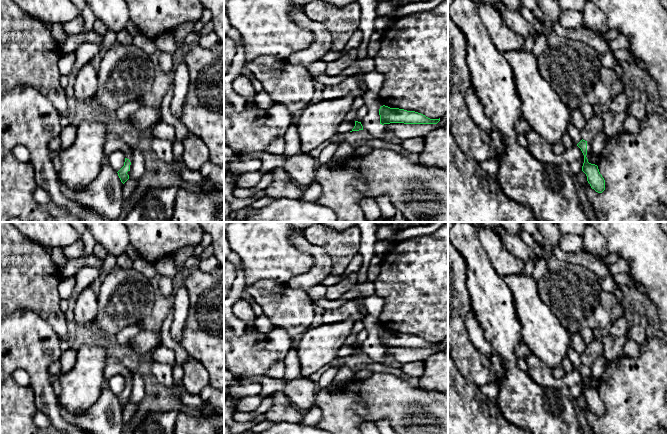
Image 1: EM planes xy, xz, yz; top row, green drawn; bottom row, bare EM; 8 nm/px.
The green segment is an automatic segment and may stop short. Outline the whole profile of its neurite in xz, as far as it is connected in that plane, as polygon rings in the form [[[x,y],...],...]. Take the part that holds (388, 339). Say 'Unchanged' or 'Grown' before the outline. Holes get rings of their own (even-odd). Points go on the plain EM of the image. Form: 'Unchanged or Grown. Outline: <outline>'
Unchanged. Outline: [[[381,330],[379,333],[380,348],[404,347],[404,348],[437,348],[439,343],[430,343],[425,339],[399,332]]]

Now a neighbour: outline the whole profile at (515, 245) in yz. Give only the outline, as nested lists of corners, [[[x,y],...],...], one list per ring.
[[[505,234],[500,237],[505,249],[522,260],[527,262],[531,257],[535,258],[535,263],[537,262],[537,256],[534,254],[530,246],[528,246],[519,236]]]

